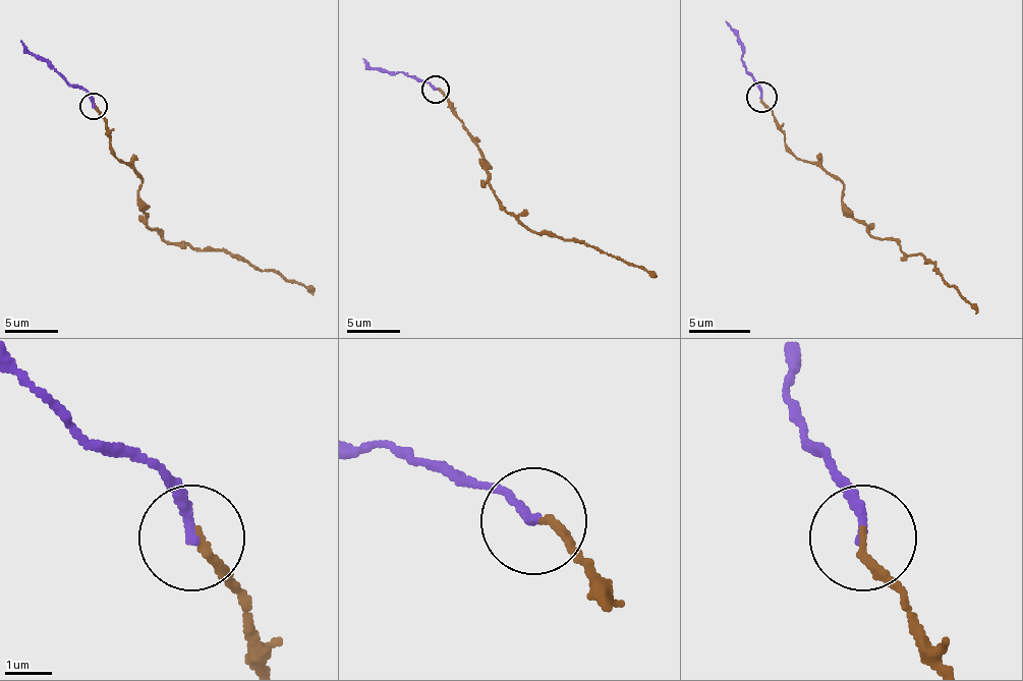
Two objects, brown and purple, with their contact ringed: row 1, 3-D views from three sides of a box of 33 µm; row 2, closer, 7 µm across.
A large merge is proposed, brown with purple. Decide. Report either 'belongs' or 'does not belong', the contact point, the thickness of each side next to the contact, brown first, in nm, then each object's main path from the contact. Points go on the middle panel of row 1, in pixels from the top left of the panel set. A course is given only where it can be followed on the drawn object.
belongs; at (436, 90); 170 nm thick on the brown side, 200 nm on the other; brown runs (437, 90), (480, 152), (480, 165), (504, 211), (533, 232), (582, 240), (657, 277); purple runs (435, 90), (427, 81), (373, 68), (362, 58)

